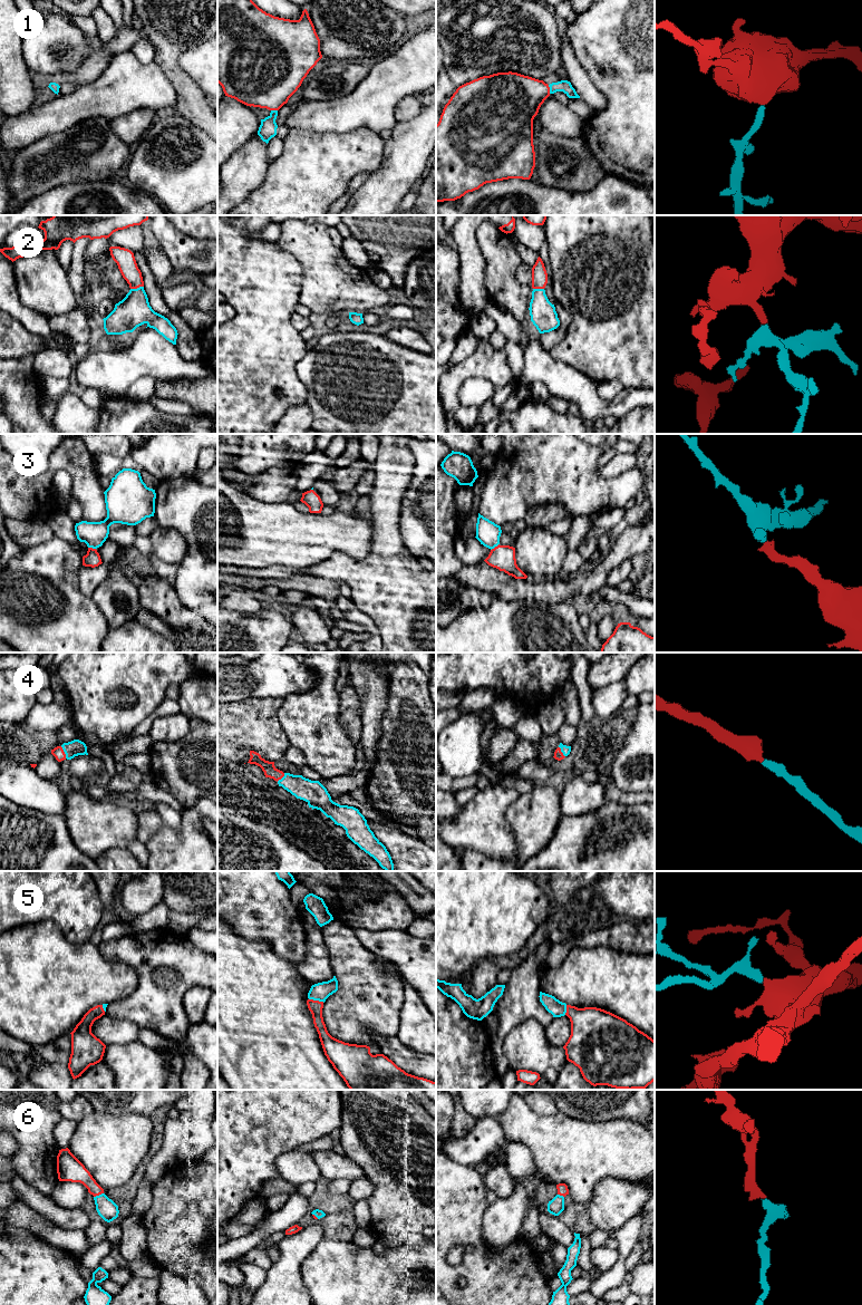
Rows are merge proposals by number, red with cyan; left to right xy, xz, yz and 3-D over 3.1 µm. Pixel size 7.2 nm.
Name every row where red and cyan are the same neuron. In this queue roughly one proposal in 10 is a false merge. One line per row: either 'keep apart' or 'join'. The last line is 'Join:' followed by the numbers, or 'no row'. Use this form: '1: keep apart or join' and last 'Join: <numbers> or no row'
1: join
2: join
3: join
4: join
5: join
6: join
Join: 1, 2, 3, 4, 5, 6

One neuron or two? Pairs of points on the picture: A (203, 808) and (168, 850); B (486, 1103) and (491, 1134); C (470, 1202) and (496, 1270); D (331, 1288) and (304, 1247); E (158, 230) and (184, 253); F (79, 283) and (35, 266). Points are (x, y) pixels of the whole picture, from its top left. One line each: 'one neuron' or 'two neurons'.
A: one neuron
B: two neurons
C: one neuron
D: two neurons
E: one neuron
F: two neurons

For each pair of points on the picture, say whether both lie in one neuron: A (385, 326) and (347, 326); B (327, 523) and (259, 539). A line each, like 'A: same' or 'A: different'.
A: same
B: same

